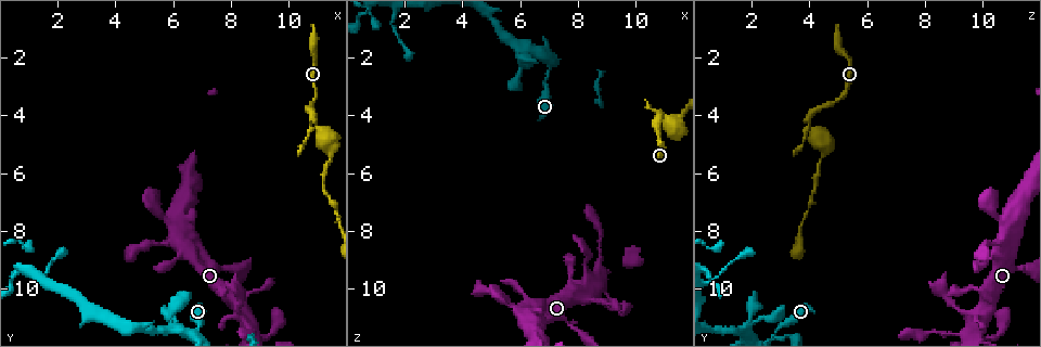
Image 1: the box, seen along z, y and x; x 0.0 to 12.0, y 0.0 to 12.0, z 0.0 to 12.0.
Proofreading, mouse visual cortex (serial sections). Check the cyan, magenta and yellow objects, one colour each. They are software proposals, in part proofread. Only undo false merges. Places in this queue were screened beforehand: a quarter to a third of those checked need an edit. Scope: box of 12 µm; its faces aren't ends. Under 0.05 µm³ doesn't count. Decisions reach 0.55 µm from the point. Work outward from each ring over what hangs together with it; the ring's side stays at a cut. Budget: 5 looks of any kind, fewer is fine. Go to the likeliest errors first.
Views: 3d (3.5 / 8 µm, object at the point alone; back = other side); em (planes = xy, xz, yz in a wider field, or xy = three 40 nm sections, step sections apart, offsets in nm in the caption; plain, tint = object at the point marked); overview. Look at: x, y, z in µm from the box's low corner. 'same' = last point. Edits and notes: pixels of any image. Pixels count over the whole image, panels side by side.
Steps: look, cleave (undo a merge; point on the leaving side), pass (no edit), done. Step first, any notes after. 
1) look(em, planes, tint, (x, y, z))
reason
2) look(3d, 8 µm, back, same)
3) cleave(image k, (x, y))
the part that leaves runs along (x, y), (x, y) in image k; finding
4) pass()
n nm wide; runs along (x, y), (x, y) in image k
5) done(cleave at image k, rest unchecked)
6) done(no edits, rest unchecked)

look(3d, 3.5 µm, back, (6.1, 11.2, 2.0))
sudden change in width

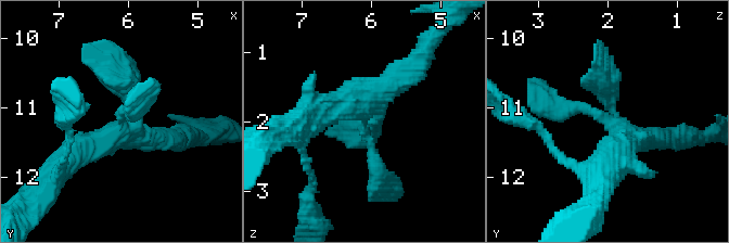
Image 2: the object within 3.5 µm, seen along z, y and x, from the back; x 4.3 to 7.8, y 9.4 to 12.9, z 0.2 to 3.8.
look(em, xy, step 3, tint, (6.10, 11.25, 2.00))
4 arms; arms of 200, 300, 400, 400 nm

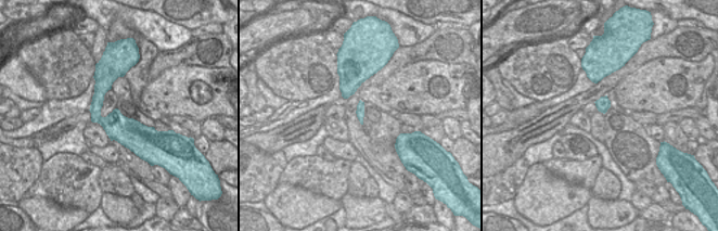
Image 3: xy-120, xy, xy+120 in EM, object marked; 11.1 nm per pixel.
pass()
continuous, no second cell

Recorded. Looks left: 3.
look(3d, 8 µm, back, (11.2, 4.6, 4.2))
abrupt turn

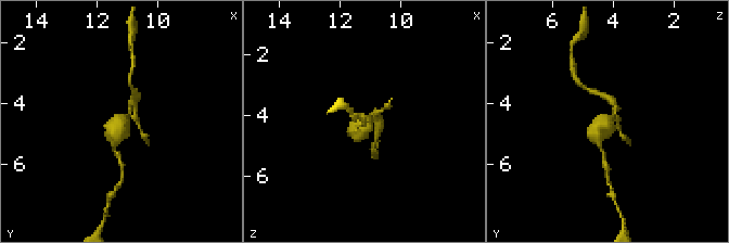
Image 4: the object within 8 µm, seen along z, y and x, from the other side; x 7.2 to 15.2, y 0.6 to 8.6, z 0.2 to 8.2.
look(em, xy, step 2, tint, (11.2, 4.5, 4.1))
now the EM

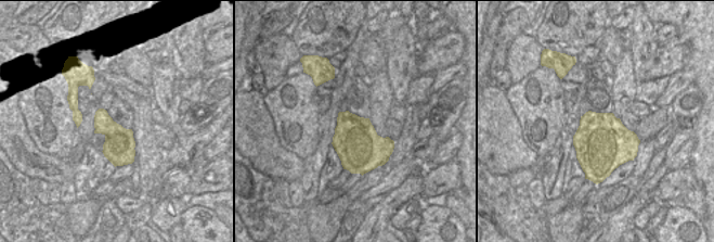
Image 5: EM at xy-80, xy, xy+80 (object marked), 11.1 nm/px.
pass()
arms of 250, 450 nm; continuous, no second cell

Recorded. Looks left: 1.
done(no edits, rest unchecked)

